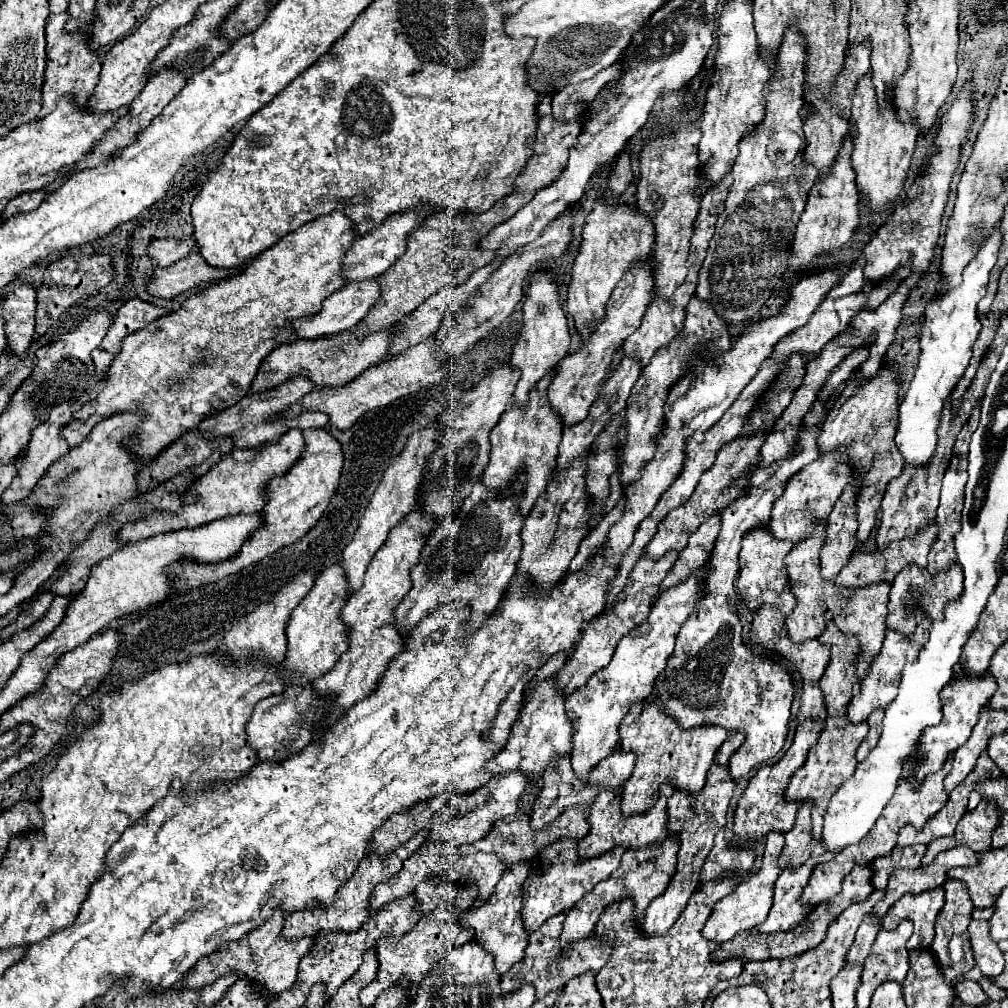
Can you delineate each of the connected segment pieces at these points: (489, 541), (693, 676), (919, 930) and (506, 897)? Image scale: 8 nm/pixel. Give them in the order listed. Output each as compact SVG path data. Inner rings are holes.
M482 482L474 484L462 510L428 536L426 548L420 552L420 560L410 572L412 588L394 608L394 626L398 634L408 638L422 618L450 602L454 608L470 606L470 616L464 622L468 632L480 628L496 610L504 588L516 572L522 524L524 520L518 520L516 500L496 500L482 488Z
M806 432L806 436L802 436L802 452L796 452L792 458L778 460L770 468L756 468L750 476L748 492L744 496L736 498L732 504L728 504L720 512L722 530L718 534L718 540L714 544L710 558L706 562L708 572L702 580L702 598L698 600L694 614L690 618L686 618L686 622L682 622L678 636L676 636L674 652L668 658L666 668L658 674L658 678L654 682L656 704L662 706L662 710L668 716L672 716L680 728L694 728L694 726L702 726L706 722L710 726L722 726L728 732L744 732L746 734L746 740L736 750L736 754L730 758L730 776L734 780L742 778L744 774L748 774L750 770L754 770L756 766L760 766L762 762L766 762L768 758L772 758L780 752L780 748L784 746L788 728L790 728L788 722L790 722L790 706L792 706L792 694L794 694L792 678L784 666L776 664L768 656L760 656L760 654L746 650L742 644L742 626L740 626L738 612L736 612L736 590L734 590L734 580L738 576L740 542L746 532L750 532L758 526L766 526L766 520L770 518L770 504L782 494L782 484L786 484L786 480L794 472L798 472L802 466L806 466L818 458L818 454L814 452L816 436L818 436L818 432Z
M934 888L924 894L906 894L888 910L884 920L910 920L914 934L908 940L908 948L930 948L934 940L936 916L944 906L944 890Z
M534 862L510 866L502 874L500 882L496 884L490 900L486 900L486 906L482 906L476 911L467 910L460 919L462 927L474 929L474 940L478 945L494 956L494 966L500 974L508 972L514 962L522 960L524 948L528 944L528 934L522 928L522 920L520 920L520 908L522 908L522 884L524 884L526 876L530 874L532 866L534 866Z

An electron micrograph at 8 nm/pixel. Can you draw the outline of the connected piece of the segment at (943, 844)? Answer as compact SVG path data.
M980 802L974 810L966 812L956 828L954 836L946 836L946 838L938 838L928 846L926 856L922 858L922 866L930 864L932 858L948 848L956 848L956 846L968 846L974 852L986 852L992 844L992 832L998 826L998 806L994 802Z

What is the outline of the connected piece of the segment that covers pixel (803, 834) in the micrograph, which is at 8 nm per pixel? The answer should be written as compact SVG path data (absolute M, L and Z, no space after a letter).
M802 804L798 808L792 830L784 836L786 844L778 856L778 868L800 868L808 858L824 854L822 842L810 836L810 804Z

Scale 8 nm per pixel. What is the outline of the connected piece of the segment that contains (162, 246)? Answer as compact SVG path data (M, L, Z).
M194 236L184 238L184 240L176 240L176 238L158 238L152 240L148 254L152 256L156 266L172 266L178 260L188 258L192 252L196 250L196 240Z

